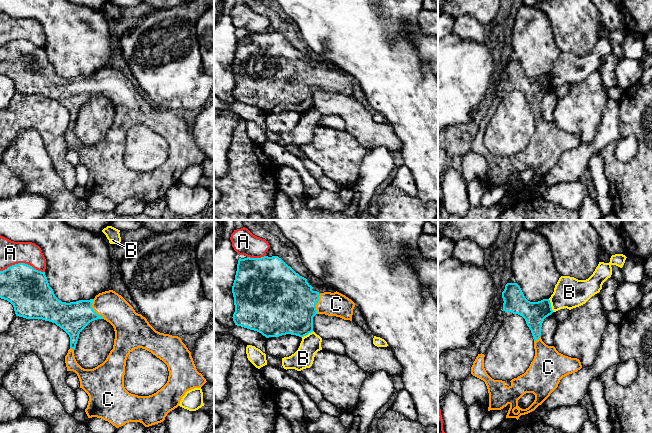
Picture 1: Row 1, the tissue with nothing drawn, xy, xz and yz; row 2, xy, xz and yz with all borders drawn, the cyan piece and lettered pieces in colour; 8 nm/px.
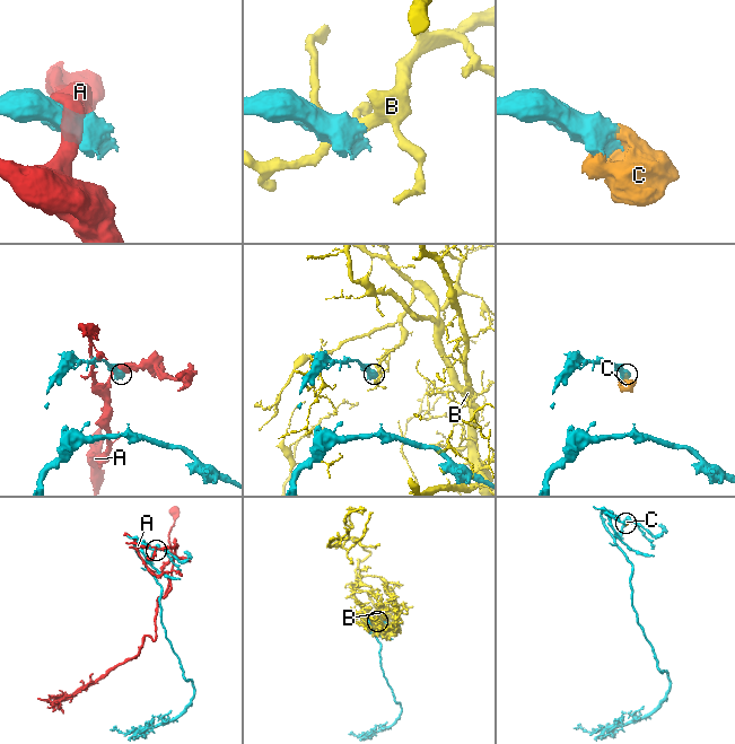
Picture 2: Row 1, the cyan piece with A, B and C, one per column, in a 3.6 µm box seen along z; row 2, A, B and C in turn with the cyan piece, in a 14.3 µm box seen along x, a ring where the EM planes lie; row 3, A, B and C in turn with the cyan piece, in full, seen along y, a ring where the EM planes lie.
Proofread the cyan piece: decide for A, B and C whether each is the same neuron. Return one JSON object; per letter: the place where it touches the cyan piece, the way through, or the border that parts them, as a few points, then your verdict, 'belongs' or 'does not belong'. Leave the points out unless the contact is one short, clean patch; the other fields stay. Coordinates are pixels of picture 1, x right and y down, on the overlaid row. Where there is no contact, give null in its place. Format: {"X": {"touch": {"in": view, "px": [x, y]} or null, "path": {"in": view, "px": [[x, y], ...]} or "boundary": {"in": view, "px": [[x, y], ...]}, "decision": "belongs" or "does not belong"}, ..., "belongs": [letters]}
{"A": {"touch": {"in": "xy", "px": [22, 263]}, "decision": "does not belong"}, "B": {"touch": {"in": "yz", "px": [550, 305]}, "decision": "does not belong"}, "C": {"touch": {"in": "xy", "px": [92, 309]}, "decision": "belongs"}, "belongs": ["C"]}

